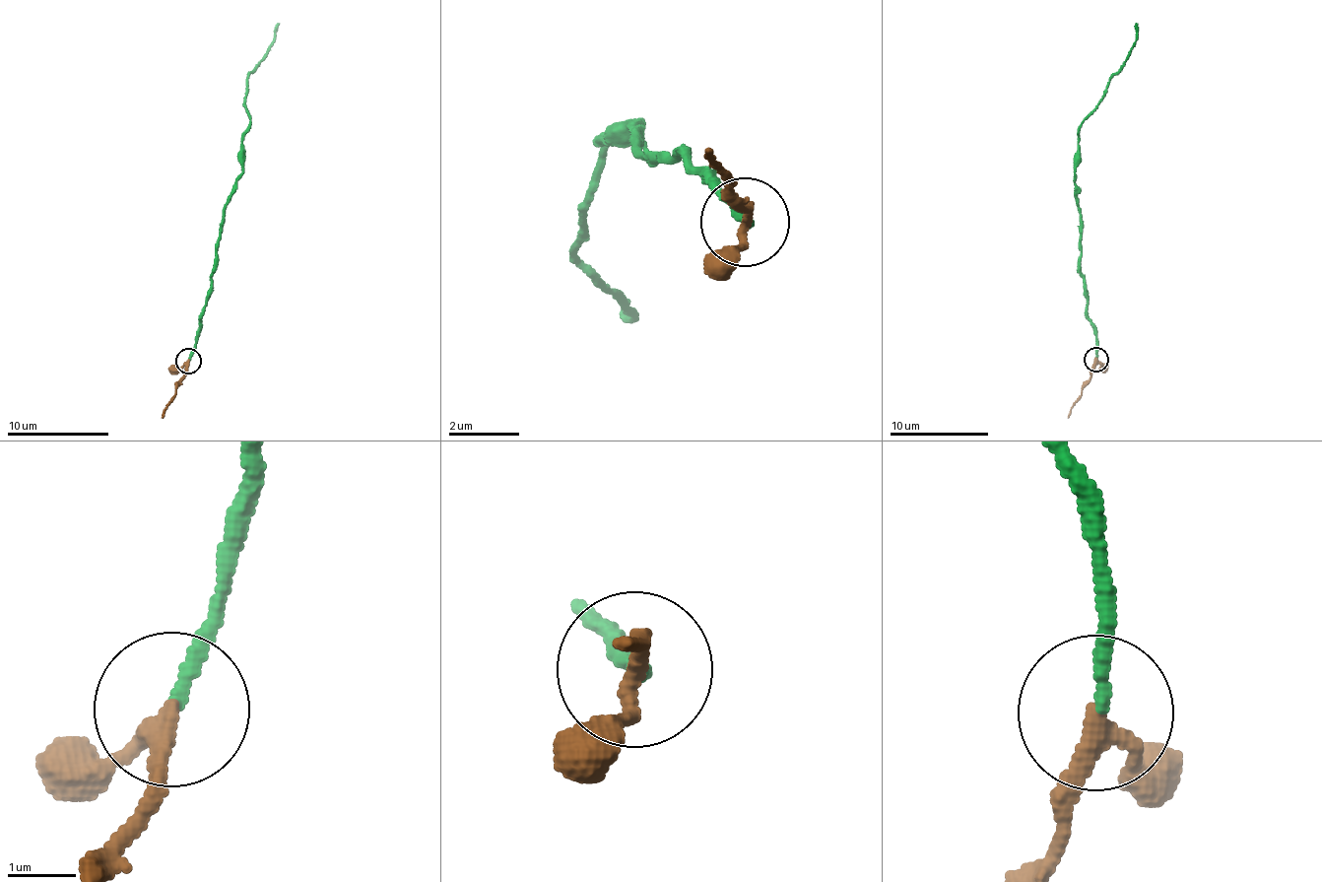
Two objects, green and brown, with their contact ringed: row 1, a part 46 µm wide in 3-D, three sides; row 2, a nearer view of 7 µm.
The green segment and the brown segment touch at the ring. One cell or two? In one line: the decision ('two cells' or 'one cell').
two cells

